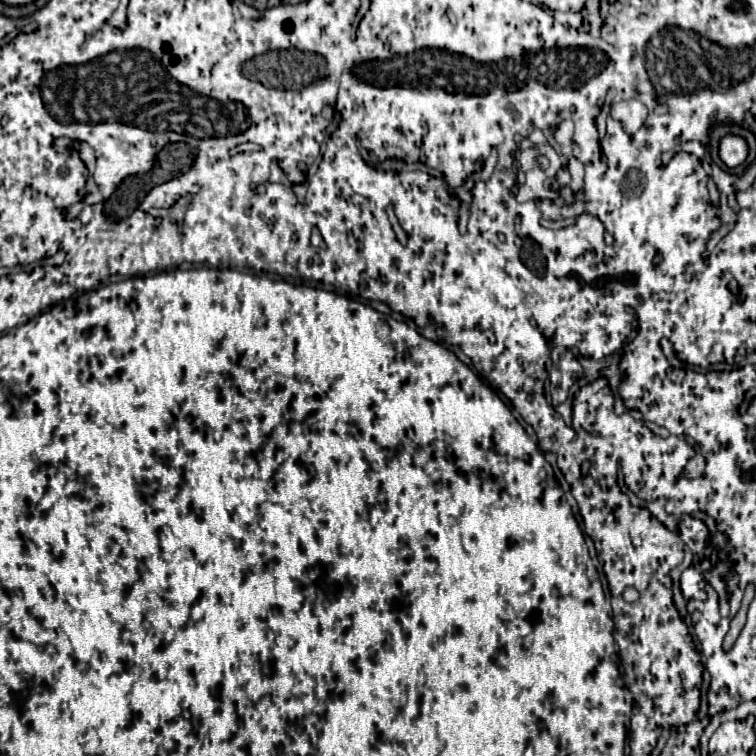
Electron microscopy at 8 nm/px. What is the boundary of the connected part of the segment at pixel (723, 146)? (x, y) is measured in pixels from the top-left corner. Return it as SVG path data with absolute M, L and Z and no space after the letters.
M726 134L720 138L718 144L718 156L720 160L728 166L728 168L736 168L740 166L746 156L748 156L748 142L742 136L736 134Z

